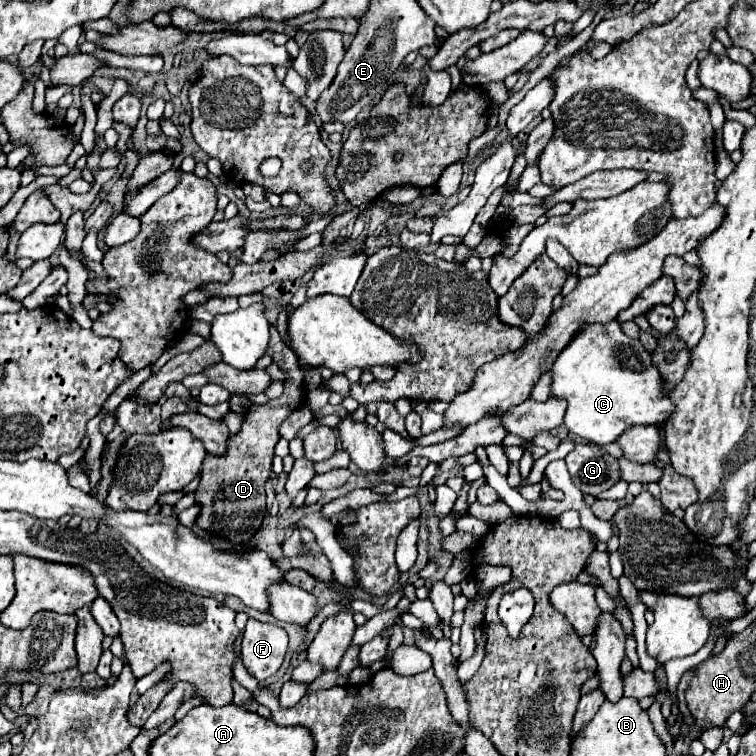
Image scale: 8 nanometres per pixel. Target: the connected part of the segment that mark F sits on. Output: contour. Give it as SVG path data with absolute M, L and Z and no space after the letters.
M250 618L242 638L242 662L256 680L266 680L280 670L286 646L286 630Z

